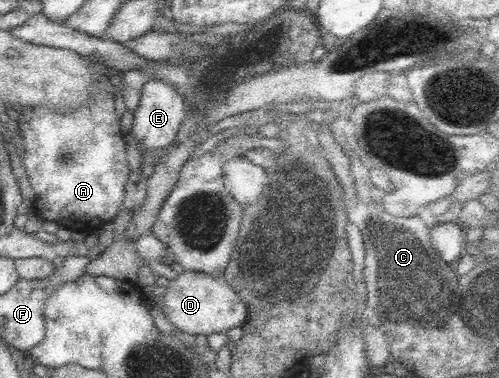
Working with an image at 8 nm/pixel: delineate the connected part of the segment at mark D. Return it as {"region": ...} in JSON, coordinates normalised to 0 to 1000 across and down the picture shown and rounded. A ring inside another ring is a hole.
{"region":[[[361,717],[357,735],[341,741],[329,778],[329,825],[337,854],[351,878],[365,876],[371,889],[453,881],[473,865],[483,865],[497,831],[495,812],[469,770],[463,743],[429,738],[397,717]]]}

